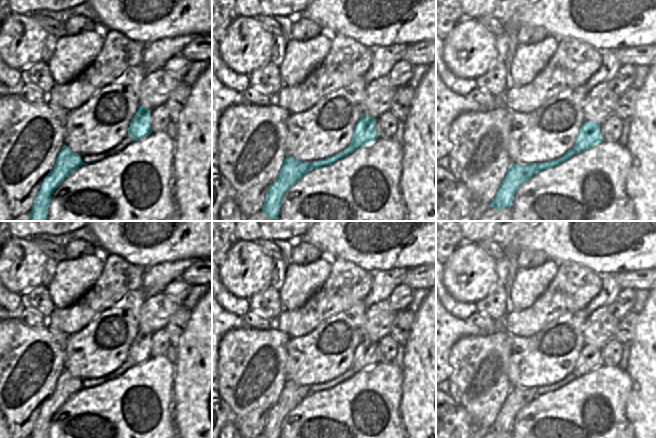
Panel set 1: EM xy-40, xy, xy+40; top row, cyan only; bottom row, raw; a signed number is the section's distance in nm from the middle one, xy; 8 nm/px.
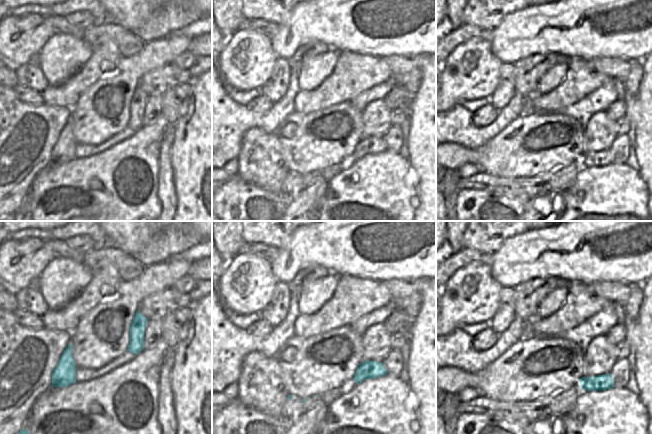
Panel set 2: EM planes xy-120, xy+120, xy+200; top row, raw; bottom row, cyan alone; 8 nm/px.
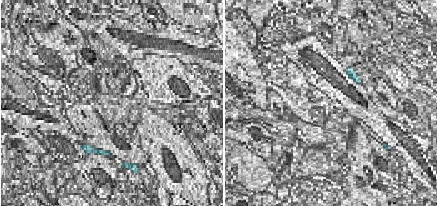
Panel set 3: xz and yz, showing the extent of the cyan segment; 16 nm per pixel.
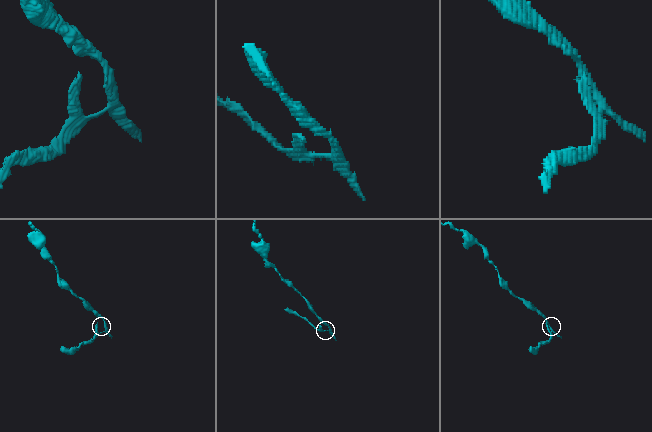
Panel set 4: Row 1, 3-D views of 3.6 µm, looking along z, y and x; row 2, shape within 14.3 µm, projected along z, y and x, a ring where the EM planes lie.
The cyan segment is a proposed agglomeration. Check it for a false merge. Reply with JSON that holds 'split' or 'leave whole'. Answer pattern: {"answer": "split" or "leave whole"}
{"answer": "split"}

